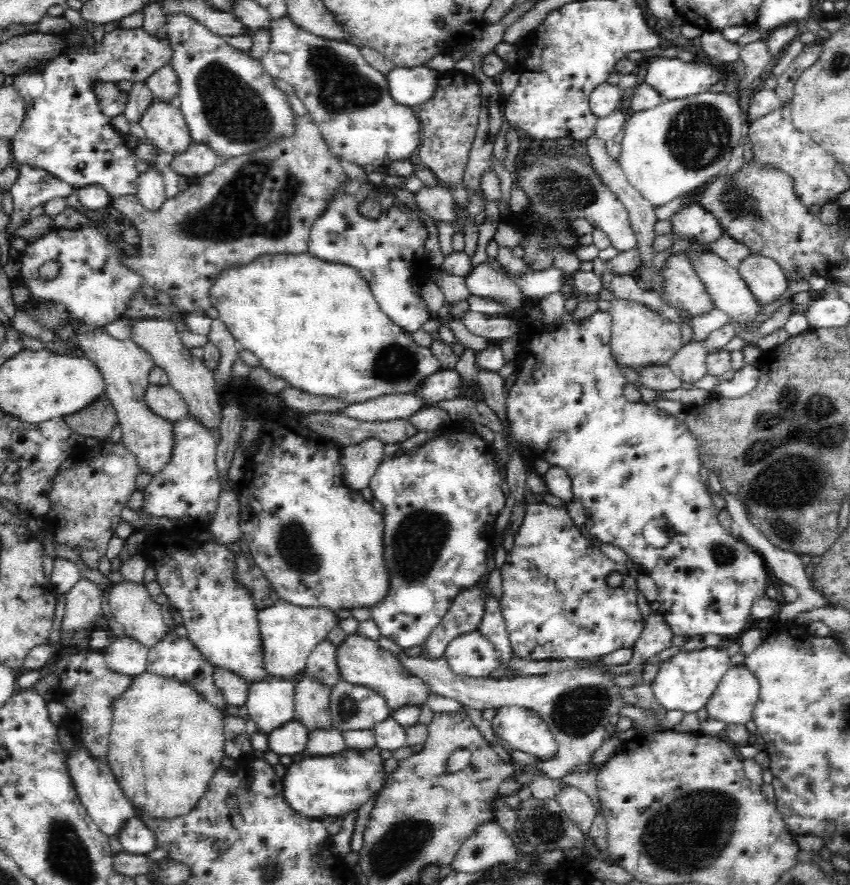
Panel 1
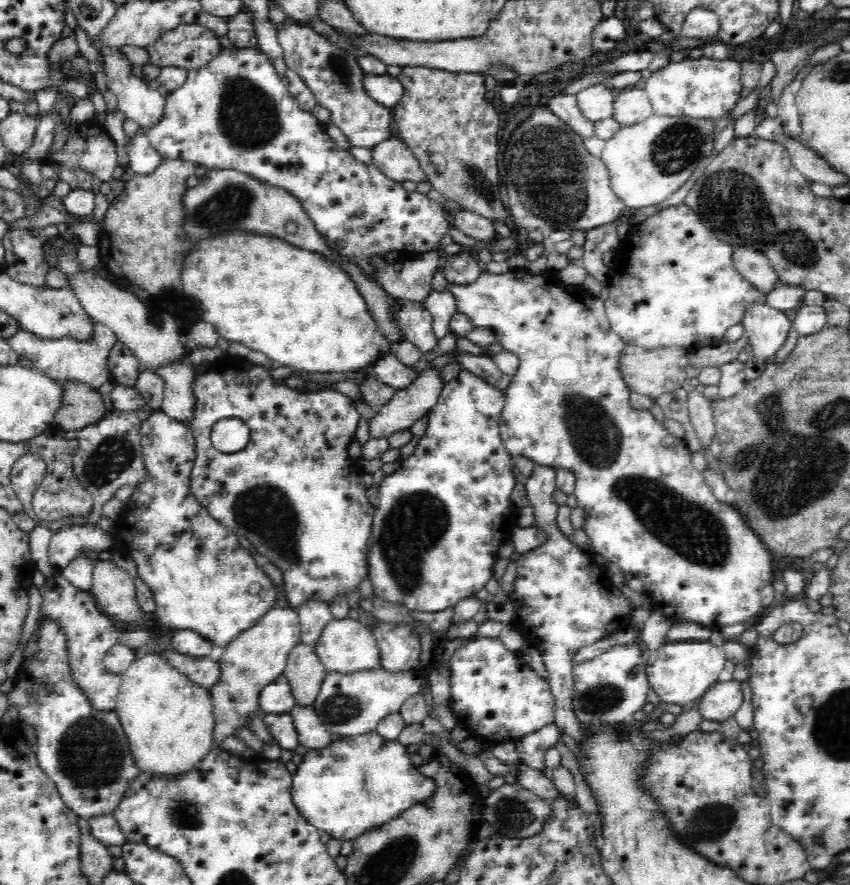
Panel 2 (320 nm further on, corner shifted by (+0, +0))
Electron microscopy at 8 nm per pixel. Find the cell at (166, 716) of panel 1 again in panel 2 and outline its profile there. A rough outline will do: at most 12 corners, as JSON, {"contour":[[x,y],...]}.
{"contour":[[146,654],[114,708],[142,774],[213,746],[208,689]]}

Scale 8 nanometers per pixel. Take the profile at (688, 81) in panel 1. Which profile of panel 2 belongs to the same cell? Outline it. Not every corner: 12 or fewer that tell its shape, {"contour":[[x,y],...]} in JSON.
{"contour":[[670,61],[641,85],[654,114],[724,118],[739,62]]}

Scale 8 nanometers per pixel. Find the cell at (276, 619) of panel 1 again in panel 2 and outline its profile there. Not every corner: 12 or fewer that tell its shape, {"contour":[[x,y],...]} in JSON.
{"contour":[[274,607],[218,658],[217,745],[260,710],[299,644],[296,609]]}

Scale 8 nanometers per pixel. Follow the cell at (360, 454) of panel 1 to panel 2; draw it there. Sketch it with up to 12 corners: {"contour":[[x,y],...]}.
{"contour":[[429,366],[372,418],[370,436],[410,429],[445,383]]}

